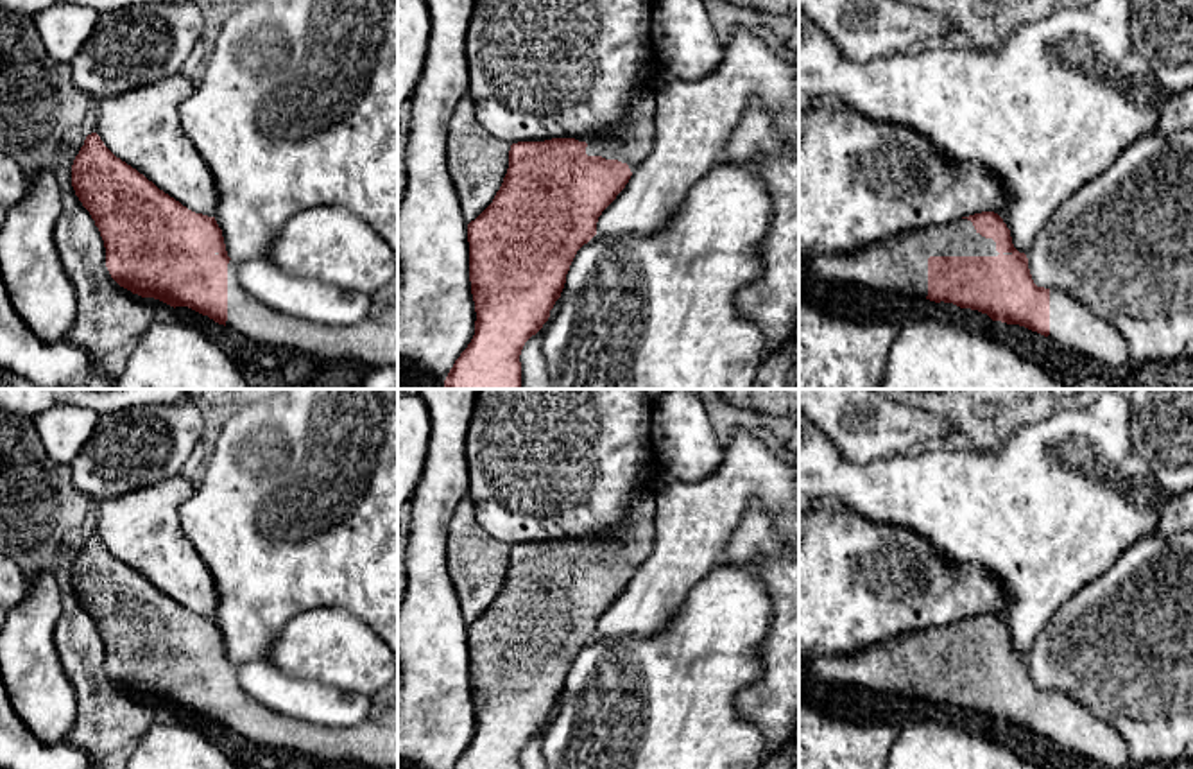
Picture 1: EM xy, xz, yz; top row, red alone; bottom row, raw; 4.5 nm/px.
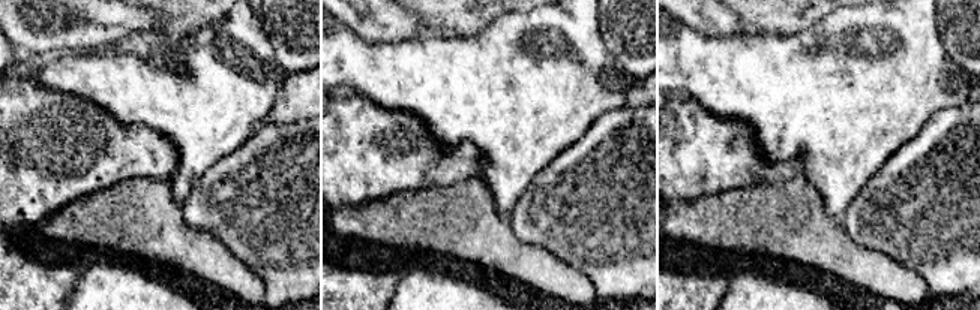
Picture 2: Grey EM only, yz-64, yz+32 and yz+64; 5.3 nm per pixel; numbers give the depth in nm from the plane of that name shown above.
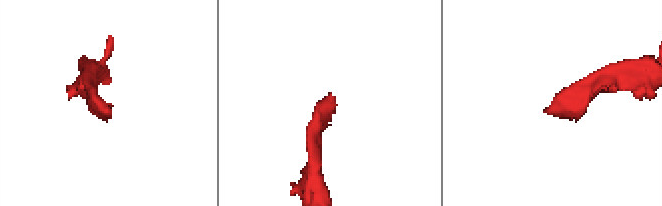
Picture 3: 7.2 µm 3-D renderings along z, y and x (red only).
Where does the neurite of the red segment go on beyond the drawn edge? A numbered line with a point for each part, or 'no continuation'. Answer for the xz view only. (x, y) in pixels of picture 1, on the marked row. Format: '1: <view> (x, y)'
1: xz (633, 146)

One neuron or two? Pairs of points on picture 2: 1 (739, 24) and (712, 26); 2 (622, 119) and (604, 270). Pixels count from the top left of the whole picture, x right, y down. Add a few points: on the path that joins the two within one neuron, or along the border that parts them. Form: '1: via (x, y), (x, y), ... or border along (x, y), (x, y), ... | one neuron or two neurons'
1: via (733, 24), (718, 24) | one neuron
2: via (608, 156), (608, 232) | one neuron

